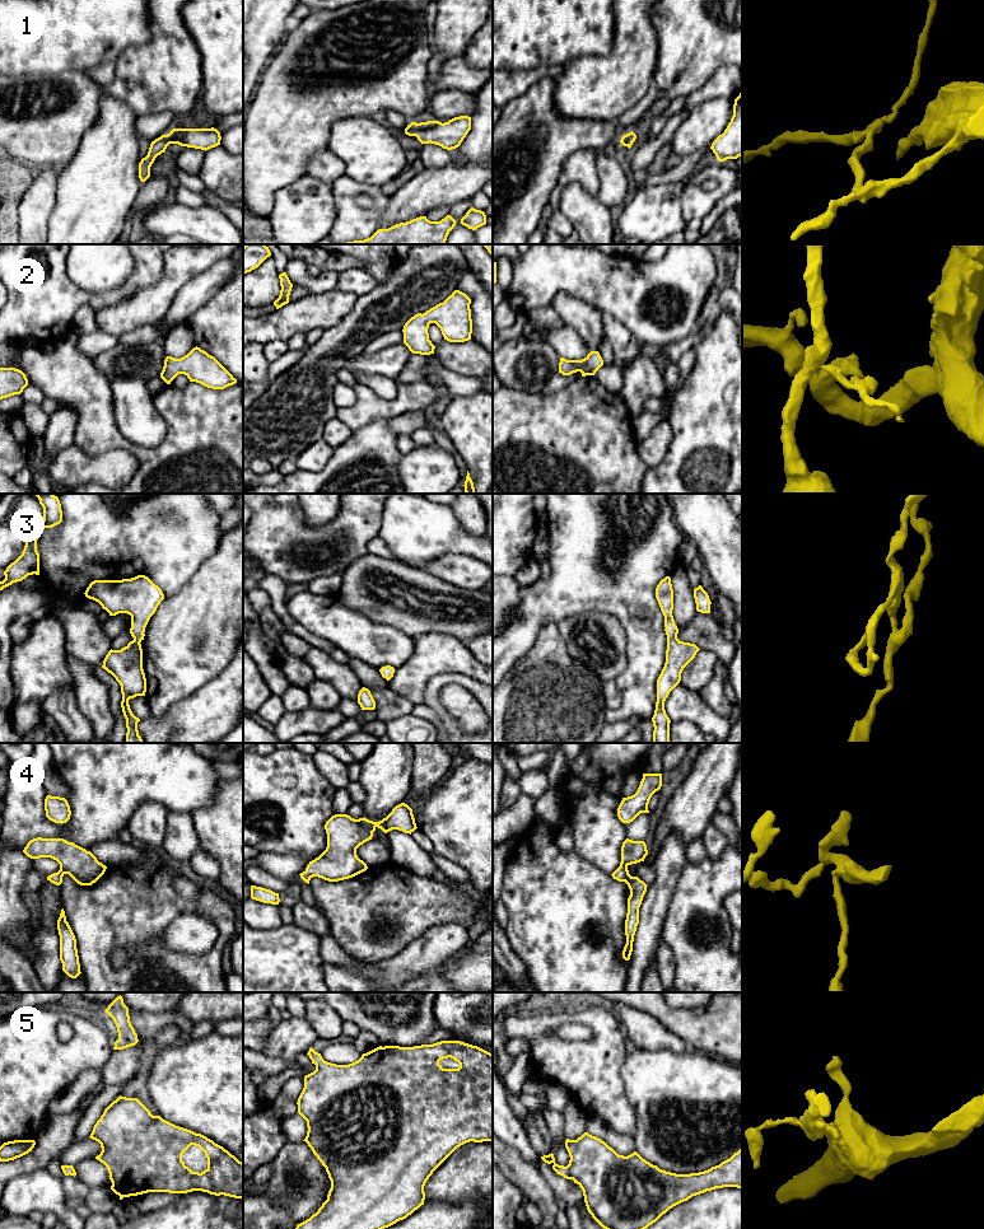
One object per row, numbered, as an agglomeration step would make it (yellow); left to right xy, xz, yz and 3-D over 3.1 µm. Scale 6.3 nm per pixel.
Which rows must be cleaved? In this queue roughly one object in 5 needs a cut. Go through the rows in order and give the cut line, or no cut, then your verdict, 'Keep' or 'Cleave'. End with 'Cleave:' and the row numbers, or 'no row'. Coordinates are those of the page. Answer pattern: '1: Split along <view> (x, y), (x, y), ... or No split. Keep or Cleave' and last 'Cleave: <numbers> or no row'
1: No split. Keep
2: No split. Keep
3: No split. Keep
4: No split. Keep
5: No split. Keep
Cleave: no row

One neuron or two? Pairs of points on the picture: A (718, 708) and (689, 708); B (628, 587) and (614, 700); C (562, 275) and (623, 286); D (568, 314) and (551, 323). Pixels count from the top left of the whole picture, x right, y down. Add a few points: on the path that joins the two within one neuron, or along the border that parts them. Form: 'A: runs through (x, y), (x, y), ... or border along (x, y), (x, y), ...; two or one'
A: border along (698, 692), (717, 714), (728, 719); two
B: border along (614, 680), (620, 695), (620, 704), (607, 710); two
C: runs through (577, 275), (591, 275), (607, 281); one
D: border along (551, 307), (564, 325); two

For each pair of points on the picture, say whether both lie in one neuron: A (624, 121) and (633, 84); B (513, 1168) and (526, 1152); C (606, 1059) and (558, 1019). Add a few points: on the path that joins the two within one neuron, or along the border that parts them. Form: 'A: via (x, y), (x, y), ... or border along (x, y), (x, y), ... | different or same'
A: border along (648, 92), (615, 121) | different
B: border along (506, 1143), (513, 1146), (523, 1158), (537, 1166) | different
C: via (605, 1041), (605, 1036), (587, 1018), (576, 1018) | same

